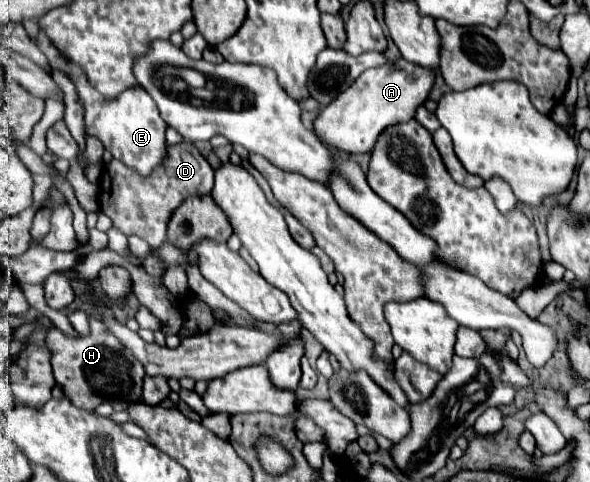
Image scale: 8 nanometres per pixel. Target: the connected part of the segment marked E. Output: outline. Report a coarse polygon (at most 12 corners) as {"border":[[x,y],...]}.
{"border":[[39,31],[51,69],[73,81],[85,133],[143,175],[167,125],[141,87],[107,99]]}

